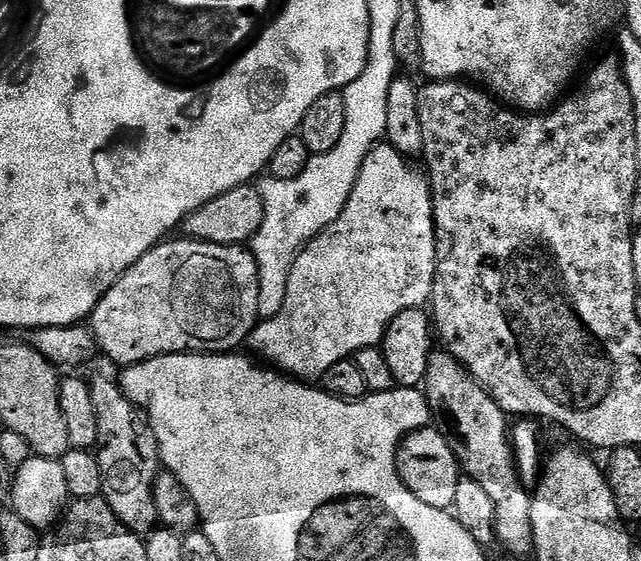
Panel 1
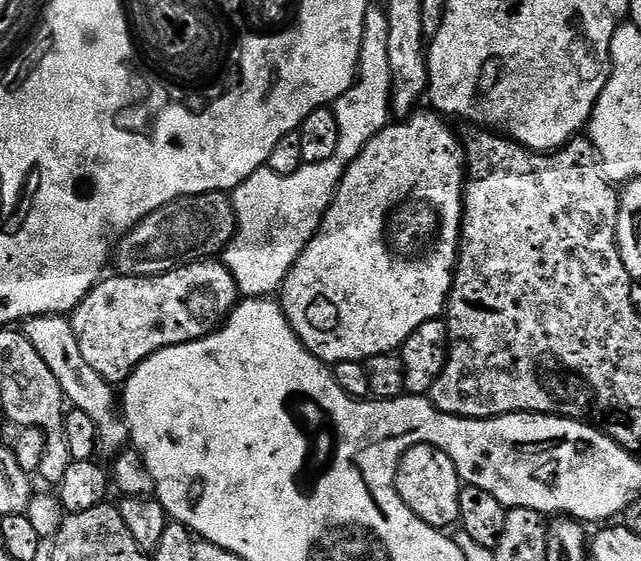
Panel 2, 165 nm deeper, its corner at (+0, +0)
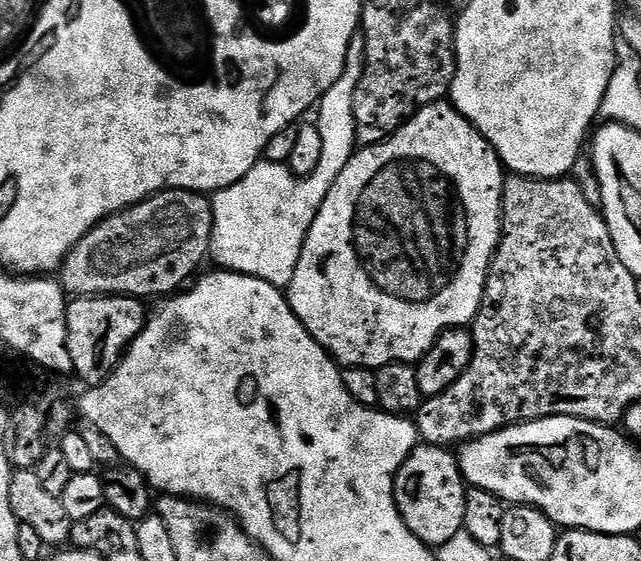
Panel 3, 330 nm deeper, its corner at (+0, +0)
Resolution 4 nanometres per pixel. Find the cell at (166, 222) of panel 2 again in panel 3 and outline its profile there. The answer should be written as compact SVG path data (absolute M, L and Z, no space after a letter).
M169 188L155 196L149 196L147 200L123 208L94 225L69 250L58 279L65 293L72 298L168 298L177 290L183 289L197 275L196 267L204 259L209 259L211 246L211 199L187 188Z

